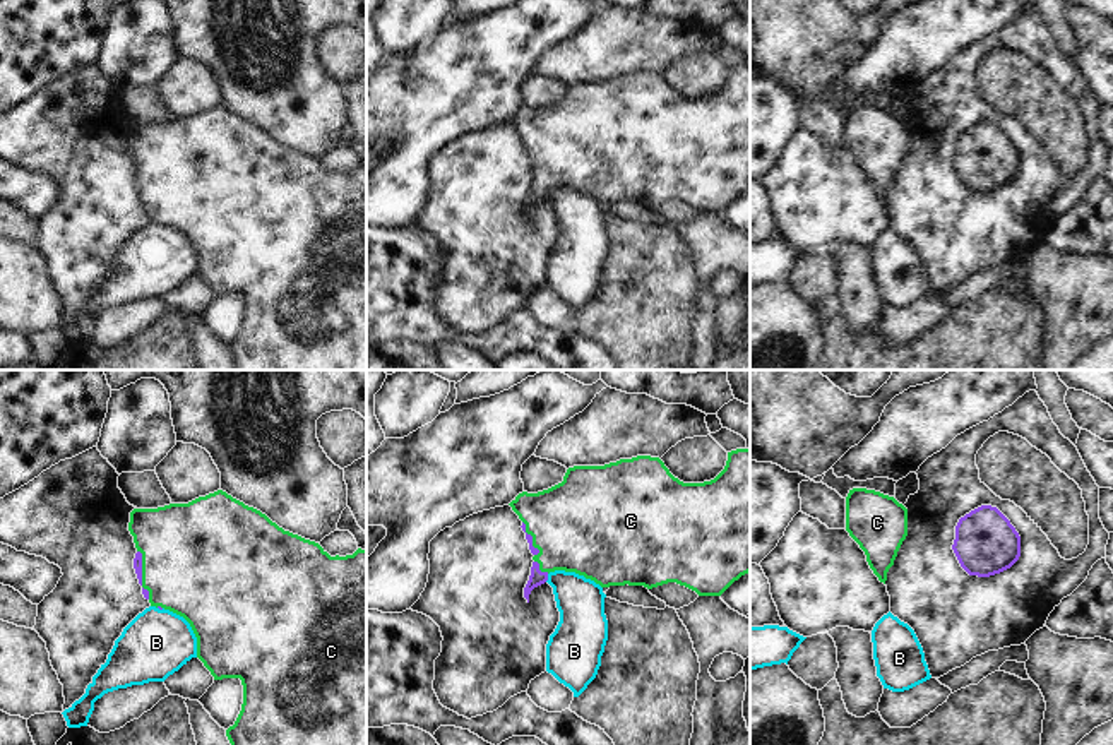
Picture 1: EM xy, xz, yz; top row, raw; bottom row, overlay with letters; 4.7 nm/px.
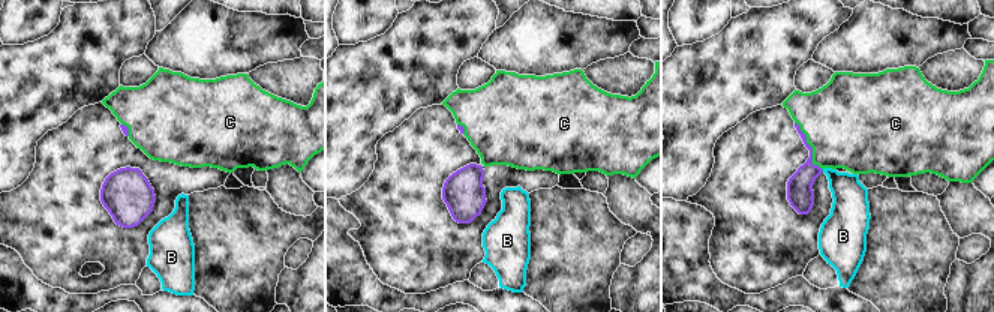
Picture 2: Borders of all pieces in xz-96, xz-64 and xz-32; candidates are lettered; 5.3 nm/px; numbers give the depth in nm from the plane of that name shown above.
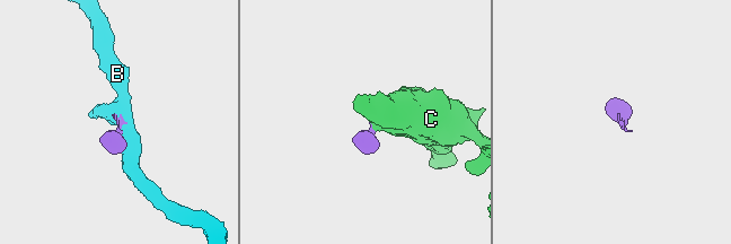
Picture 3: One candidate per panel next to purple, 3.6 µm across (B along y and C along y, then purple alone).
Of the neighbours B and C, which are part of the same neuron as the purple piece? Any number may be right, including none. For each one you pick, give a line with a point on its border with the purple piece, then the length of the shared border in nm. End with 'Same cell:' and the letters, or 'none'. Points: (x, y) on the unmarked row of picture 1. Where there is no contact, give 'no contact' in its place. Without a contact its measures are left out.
C: meets purple in xy at (141, 190); contact 240 nm long
Same cell: C

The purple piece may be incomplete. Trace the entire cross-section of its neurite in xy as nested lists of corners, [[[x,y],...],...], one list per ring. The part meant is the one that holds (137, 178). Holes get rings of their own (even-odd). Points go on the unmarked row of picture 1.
[[[223,106],[188,120],[158,125],[134,125],[128,147],[137,164],[134,185],[144,214],[159,226],[183,233],[197,253],[197,274],[214,296],[240,295],[243,301],[241,327],[226,353],[235,370],[366,370],[366,166],[330,173],[318,159],[284,147],[260,127],[245,122]]]

